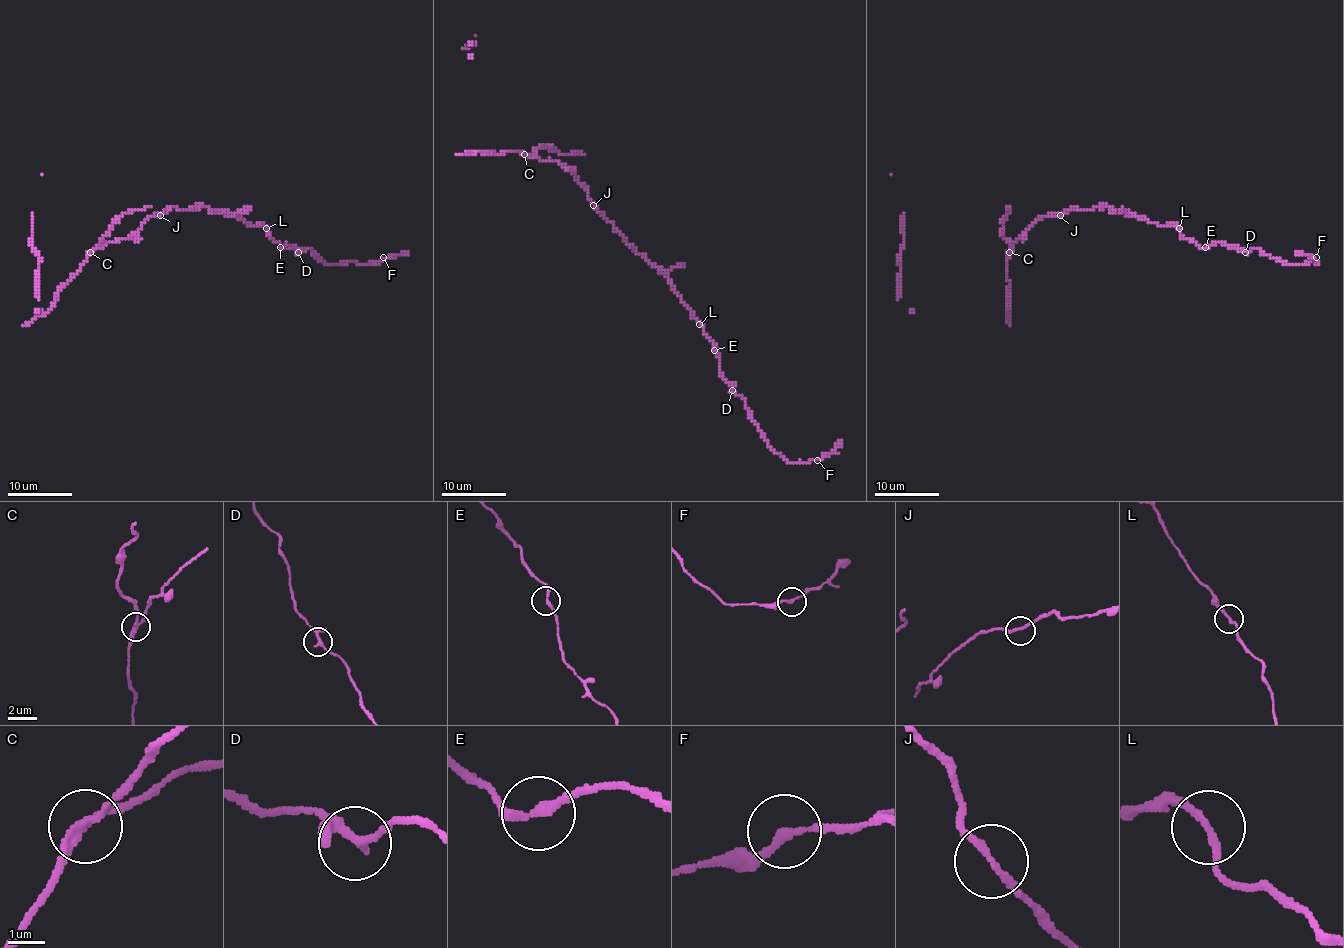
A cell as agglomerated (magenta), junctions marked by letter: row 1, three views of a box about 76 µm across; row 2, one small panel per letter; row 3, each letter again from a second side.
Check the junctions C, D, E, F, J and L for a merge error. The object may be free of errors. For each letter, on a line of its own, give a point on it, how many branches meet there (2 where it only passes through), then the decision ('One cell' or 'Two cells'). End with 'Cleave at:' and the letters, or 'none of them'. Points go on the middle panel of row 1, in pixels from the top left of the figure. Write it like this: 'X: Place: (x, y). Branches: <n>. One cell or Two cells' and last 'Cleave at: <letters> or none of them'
C: Place: (524, 154). Branches: 3. One cell
D: Place: (732, 390). Branches: 3. One cell
E: Place: (714, 350). Branches: 2. One cell
F: Place: (817, 460). Branches: 2. One cell
J: Place: (593, 205). Branches: 2. One cell
L: Place: (699, 324). Branches: 2. One cell
Cleave at: none of them

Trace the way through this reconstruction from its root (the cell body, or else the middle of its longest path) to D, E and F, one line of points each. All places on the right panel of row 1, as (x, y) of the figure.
D: (1060, 214), (1073, 207), (1109, 206), (1113, 212), (1174, 225), (1200, 247), (1223, 243), (1245, 252)
E: (1060, 214), (1073, 207), (1109, 206), (1113, 212), (1174, 225), (1184, 238), (1205, 247)
F: (1060, 214), (1109, 206), (1174, 225), (1200, 247), (1260, 249), (1287, 264), (1317, 264), (1316, 257)

